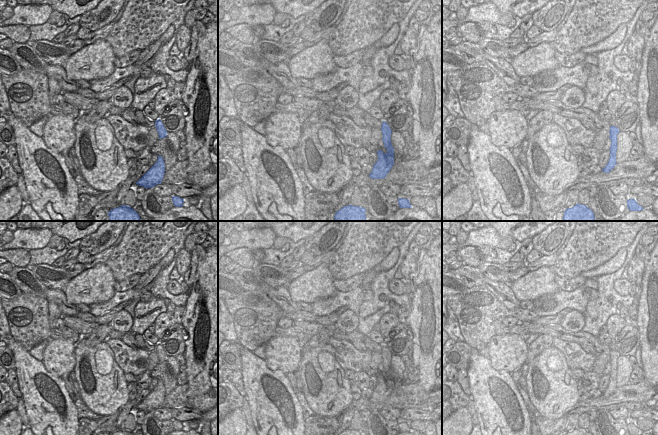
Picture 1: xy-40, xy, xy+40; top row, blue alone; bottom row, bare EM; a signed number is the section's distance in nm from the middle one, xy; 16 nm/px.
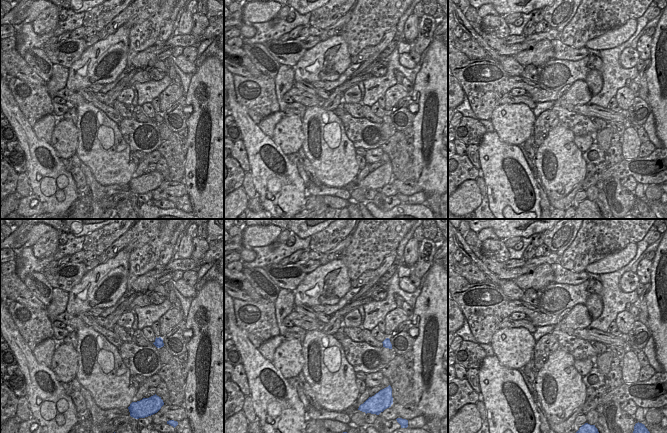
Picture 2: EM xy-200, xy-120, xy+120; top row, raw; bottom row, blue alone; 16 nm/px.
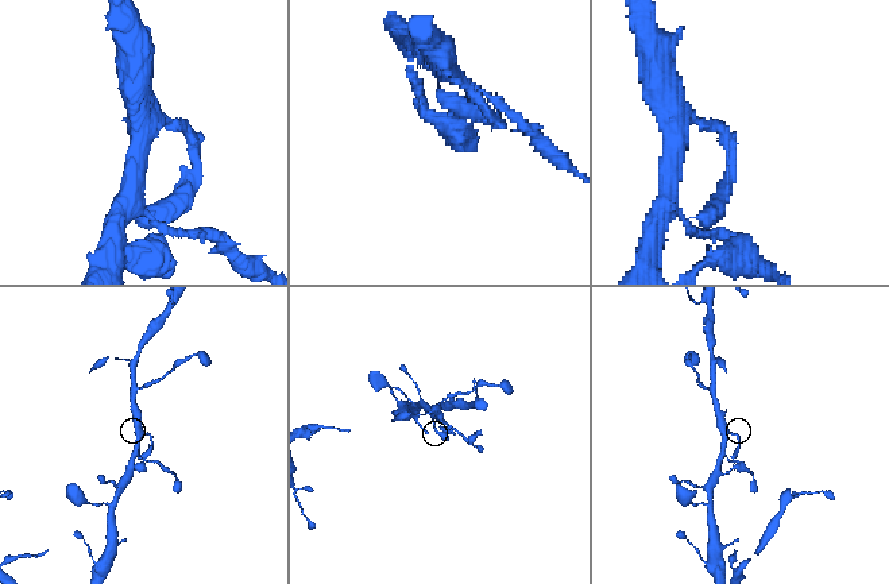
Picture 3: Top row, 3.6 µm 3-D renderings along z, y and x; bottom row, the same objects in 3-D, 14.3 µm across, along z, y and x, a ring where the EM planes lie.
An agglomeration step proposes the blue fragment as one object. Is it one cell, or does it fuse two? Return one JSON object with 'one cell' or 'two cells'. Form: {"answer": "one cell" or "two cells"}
{"answer": "two cells"}

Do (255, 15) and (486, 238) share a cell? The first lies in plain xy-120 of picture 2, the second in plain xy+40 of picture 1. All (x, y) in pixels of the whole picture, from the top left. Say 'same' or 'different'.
same

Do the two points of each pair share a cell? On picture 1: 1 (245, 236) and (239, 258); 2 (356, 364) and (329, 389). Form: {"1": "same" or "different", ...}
{"1": "different", "2": "different"}

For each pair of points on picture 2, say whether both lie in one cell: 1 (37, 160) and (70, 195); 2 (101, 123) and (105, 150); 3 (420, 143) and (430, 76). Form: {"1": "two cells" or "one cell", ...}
{"1": "one cell", "2": "one cell", "3": "one cell"}

